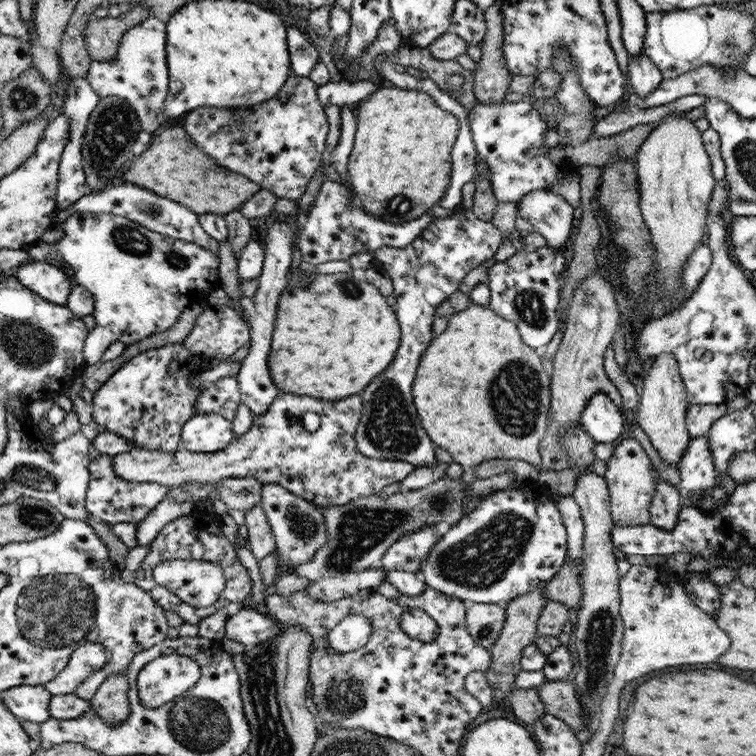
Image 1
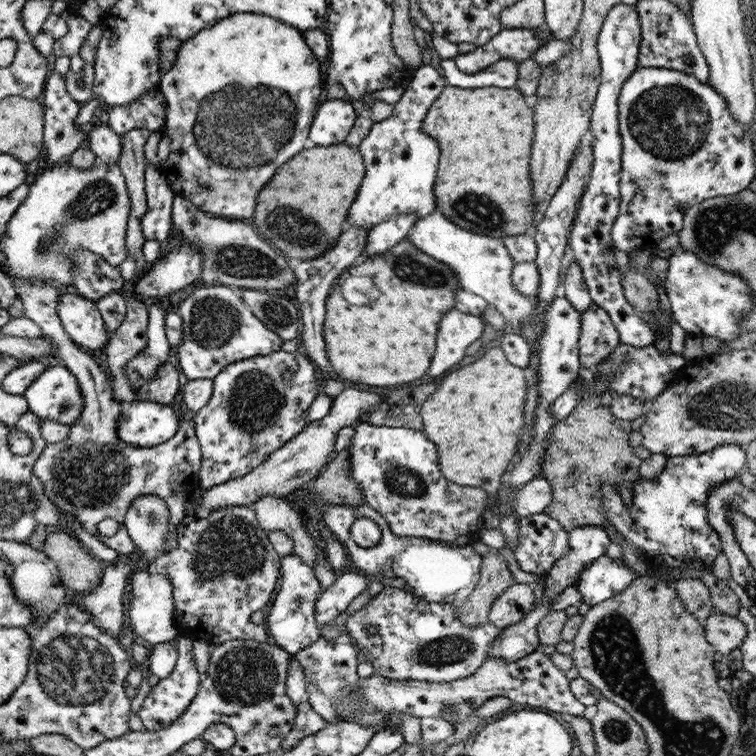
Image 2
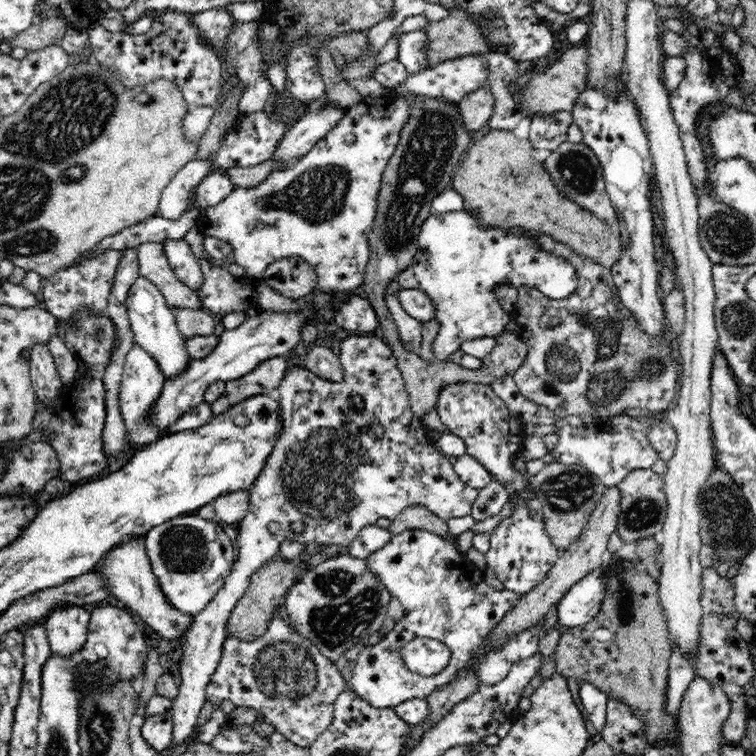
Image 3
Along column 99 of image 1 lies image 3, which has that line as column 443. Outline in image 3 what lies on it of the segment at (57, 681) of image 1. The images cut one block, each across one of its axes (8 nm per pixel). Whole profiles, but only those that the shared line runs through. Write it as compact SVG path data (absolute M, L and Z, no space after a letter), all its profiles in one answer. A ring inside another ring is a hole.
M416 637L400 649L400 655L410 672L434 676L448 666L450 649L438 639Z

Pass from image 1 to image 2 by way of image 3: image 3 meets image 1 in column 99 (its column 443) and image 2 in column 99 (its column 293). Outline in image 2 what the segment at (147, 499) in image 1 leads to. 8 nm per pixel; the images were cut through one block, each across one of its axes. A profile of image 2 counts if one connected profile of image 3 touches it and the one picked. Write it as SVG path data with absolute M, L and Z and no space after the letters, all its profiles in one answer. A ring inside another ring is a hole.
M14 277L12 280L17 290L18 299L22 302L25 316L36 322L44 337L53 343L56 353L64 361L64 367L68 371L72 371L78 379L78 385L81 386L81 394L85 400L83 412L80 414L78 421L70 426L70 432L66 436L66 440L60 440L58 444L47 443L41 457L38 458L35 475L43 480L46 494L52 499L54 505L58 505L62 509L62 512L76 517L84 529L96 535L98 540L106 546L117 550L120 556L137 555L136 543L134 543L125 525L126 511L138 498L144 498L145 495L150 494L160 496L160 498L166 500L166 504L170 508L170 529L166 533L168 539L164 543L164 552L172 552L177 544L176 528L185 518L188 501L200 486L199 470L201 469L203 452L201 442L195 435L194 420L191 419L190 414L181 410L181 424L178 425L178 432L166 442L150 449L128 446L126 442L122 442L122 438L118 436L118 421L120 421L122 414L121 403L113 398L113 386L108 382L106 374L100 370L98 364L92 360L85 350L80 349L63 330L57 309L58 289L46 281L40 281L40 279L28 281L28 279L22 277ZM104 518L112 518L119 524L119 531L111 537L98 532L98 523Z

